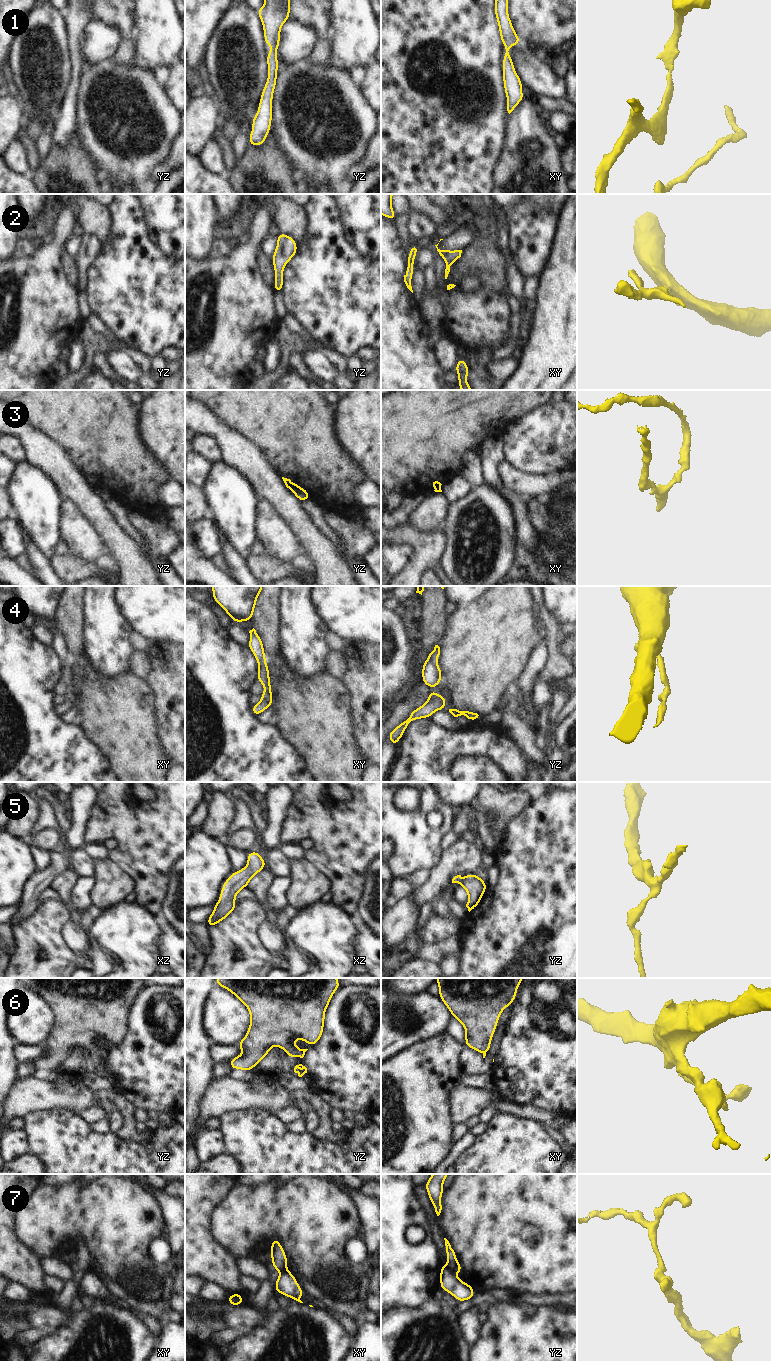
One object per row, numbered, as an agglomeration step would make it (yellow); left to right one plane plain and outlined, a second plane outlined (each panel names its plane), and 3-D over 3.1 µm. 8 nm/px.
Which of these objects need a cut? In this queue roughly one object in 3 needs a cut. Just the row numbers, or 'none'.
3, 7.

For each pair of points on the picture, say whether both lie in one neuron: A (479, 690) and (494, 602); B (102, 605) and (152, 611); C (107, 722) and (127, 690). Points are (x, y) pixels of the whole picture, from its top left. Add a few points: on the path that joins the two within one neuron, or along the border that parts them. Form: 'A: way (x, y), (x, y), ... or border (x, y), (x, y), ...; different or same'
A: way (479, 668), (479, 656), (494, 636), (494, 624); same
B: border (117, 596), (117, 601), (123, 614), (134, 627); different
C: way (115, 714), (126, 703), (126, 698); same

